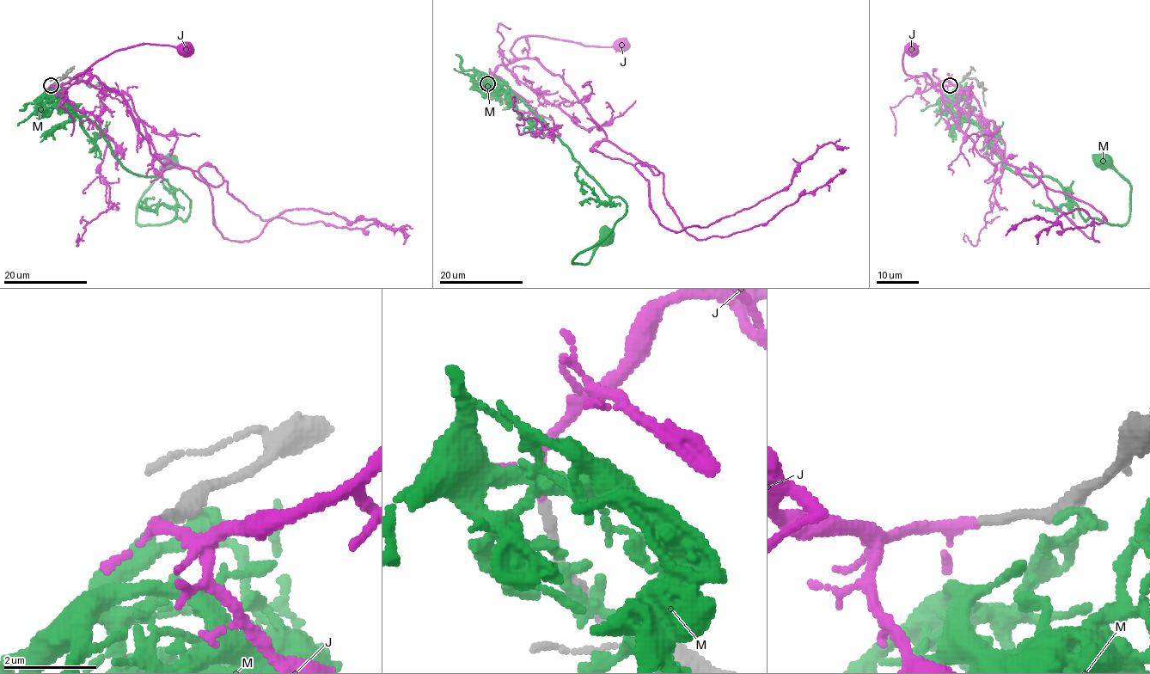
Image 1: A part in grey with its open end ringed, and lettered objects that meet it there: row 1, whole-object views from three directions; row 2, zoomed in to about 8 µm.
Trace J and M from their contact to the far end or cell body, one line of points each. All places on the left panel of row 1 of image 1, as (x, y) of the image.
J: (51, 85), (62, 86), (111, 53), (141, 44), (184, 48)
M: (54, 83), (49, 93), (95, 124), (125, 168), (188, 198), (184, 220), (140, 225), (137, 203), (168, 162)

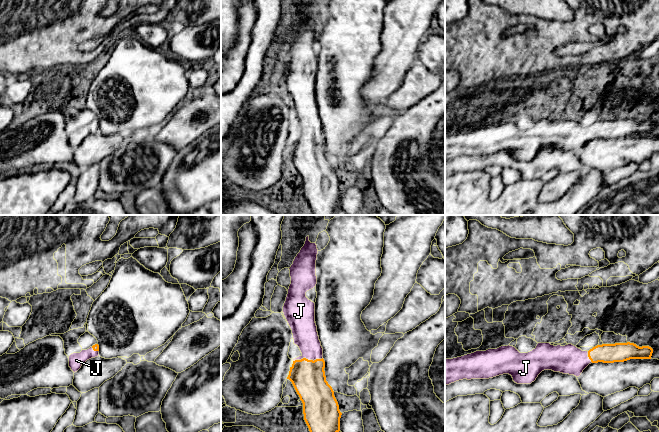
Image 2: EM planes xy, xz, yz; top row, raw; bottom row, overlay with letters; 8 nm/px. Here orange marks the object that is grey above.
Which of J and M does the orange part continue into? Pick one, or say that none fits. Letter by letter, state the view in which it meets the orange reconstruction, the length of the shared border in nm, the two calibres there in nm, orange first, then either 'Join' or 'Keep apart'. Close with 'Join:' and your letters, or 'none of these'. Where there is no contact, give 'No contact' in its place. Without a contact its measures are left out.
J: Touches orange in xz. Shared border 240 nm. Thickness 280 nm (orange) against 200 nm. Join
M: No contact. Keep apart
Join: J

